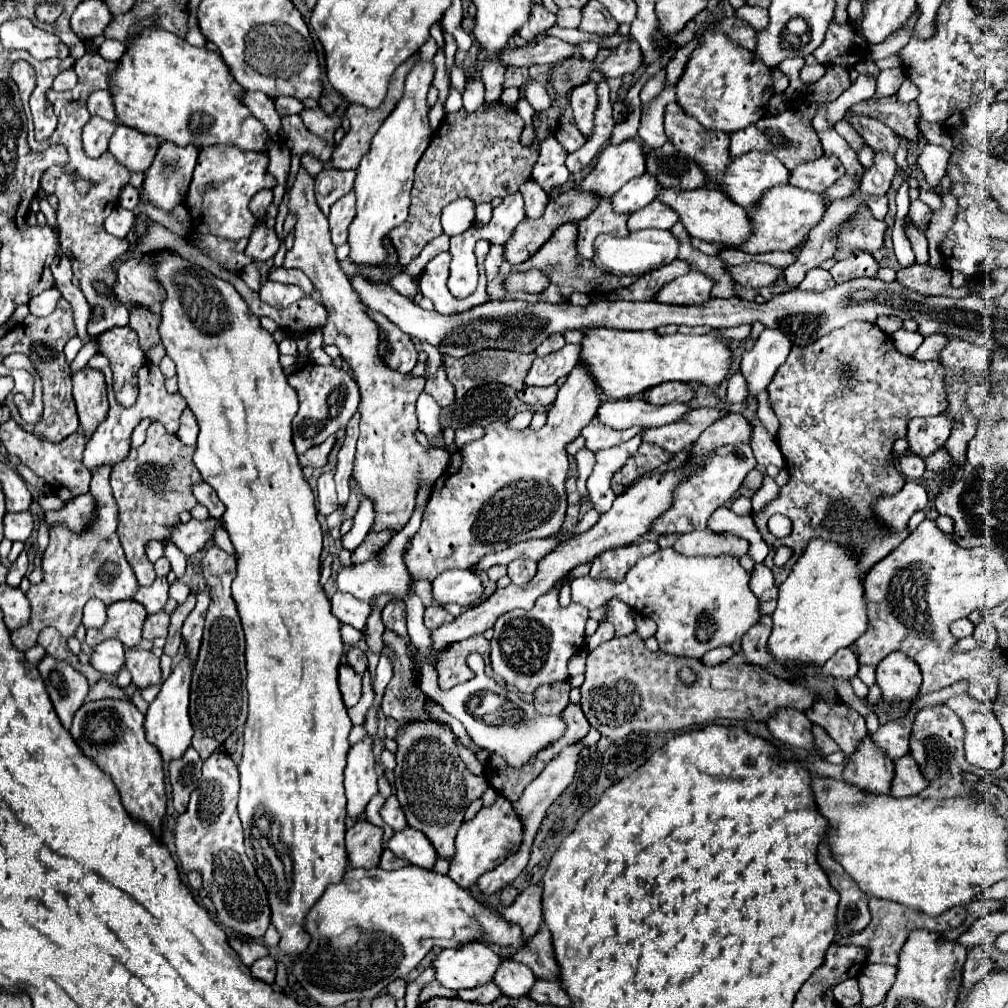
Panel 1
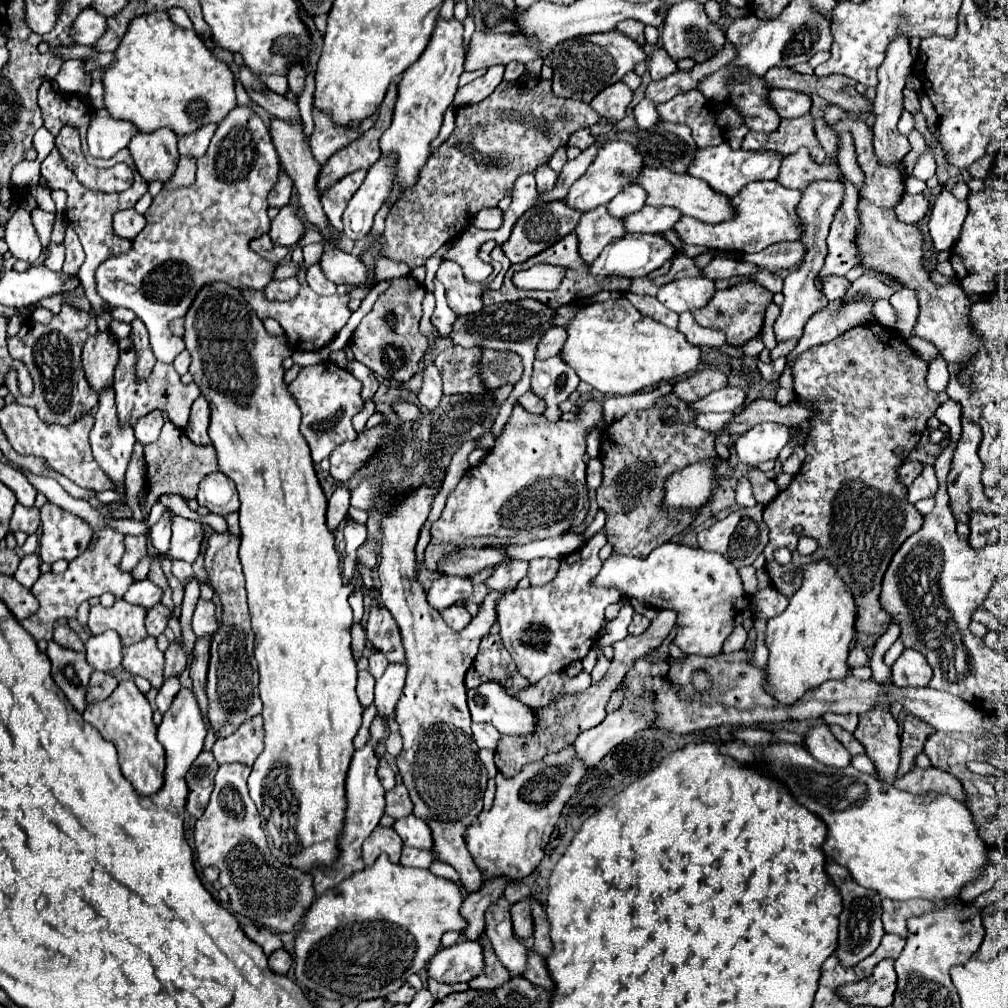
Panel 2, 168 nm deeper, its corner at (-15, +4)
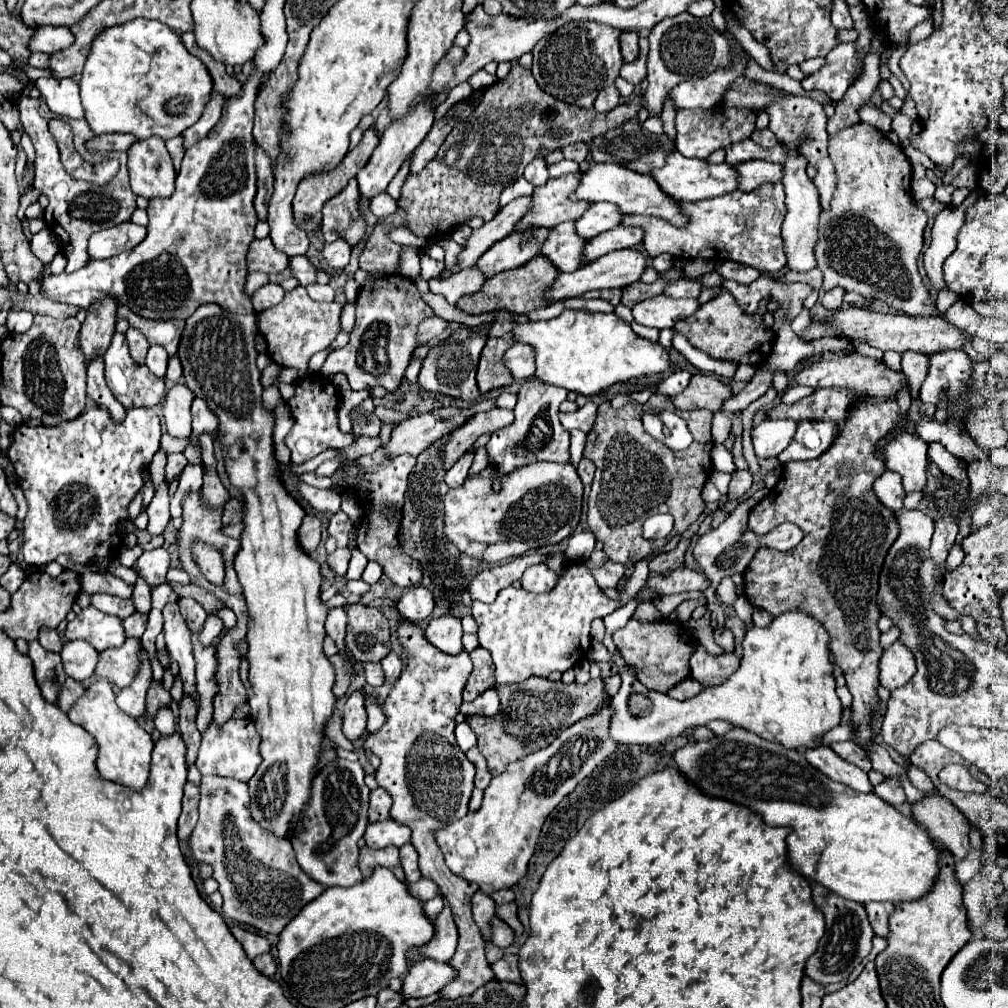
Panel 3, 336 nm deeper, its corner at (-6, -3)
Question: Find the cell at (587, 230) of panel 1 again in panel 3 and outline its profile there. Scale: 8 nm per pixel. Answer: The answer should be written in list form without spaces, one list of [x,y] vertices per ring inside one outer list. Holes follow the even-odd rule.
[[[566,221],[550,229],[546,243],[540,249],[540,255],[550,259],[554,267],[562,273],[572,273],[580,267],[580,255],[586,245],[586,239],[578,239],[574,223]]]

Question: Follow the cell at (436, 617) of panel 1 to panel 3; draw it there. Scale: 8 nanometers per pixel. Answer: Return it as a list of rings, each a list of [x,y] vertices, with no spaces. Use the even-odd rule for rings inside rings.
[[[444,615],[432,619],[424,631],[428,643],[446,655],[458,655],[462,651],[462,625],[458,619]]]

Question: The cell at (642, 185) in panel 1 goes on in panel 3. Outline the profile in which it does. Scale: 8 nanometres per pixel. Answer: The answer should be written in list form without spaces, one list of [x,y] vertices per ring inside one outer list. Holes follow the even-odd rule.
[[[592,203],[576,221],[576,231],[582,239],[592,239],[620,225],[622,213],[612,203]]]

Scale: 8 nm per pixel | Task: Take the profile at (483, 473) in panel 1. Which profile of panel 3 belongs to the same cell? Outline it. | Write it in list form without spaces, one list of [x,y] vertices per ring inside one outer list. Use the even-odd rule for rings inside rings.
[[[530,463],[528,467],[516,469],[510,475],[502,475],[502,489],[498,493],[492,491],[492,481],[498,479],[498,473],[492,465],[488,465],[480,475],[468,479],[462,487],[450,489],[446,495],[446,517],[444,517],[444,533],[446,537],[466,555],[484,561],[484,563],[498,563],[510,557],[524,555],[530,549],[540,549],[546,545],[560,543],[562,539],[570,537],[580,521],[582,511],[582,481],[576,473],[574,465],[562,463]]]

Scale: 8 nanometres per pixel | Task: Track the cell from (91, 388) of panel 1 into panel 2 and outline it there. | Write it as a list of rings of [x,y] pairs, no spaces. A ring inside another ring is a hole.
[[[109,330],[97,332],[83,344],[83,370],[87,374],[87,382],[97,394],[103,392],[103,388],[111,388],[117,360],[117,342],[111,340]]]

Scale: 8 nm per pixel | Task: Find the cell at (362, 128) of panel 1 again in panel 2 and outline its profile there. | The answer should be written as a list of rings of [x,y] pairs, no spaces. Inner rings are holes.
[[[393,82],[387,90],[387,96],[379,108],[379,118],[373,124],[373,128],[369,128],[361,138],[353,140],[349,146],[341,148],[339,152],[335,152],[327,164],[321,168],[317,186],[319,192],[323,192],[325,188],[329,188],[333,182],[337,182],[339,178],[355,172],[355,170],[369,170],[379,158],[381,158],[381,150],[379,150],[379,138],[381,134],[389,128],[391,124],[391,116],[393,116],[393,108],[395,108],[395,100],[397,100],[397,84]]]

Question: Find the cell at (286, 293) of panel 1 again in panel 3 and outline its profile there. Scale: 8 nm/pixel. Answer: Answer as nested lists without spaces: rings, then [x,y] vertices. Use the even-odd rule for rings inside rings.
[[[268,283],[264,287],[260,287],[254,295],[252,295],[252,305],[254,311],[266,311],[272,305],[278,305],[284,299],[284,291],[278,283]]]

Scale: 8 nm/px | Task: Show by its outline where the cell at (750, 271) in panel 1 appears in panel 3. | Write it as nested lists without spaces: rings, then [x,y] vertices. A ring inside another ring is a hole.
[[[672,281],[672,283],[666,285],[664,295],[670,295],[670,297],[692,297],[692,299],[696,299],[700,295],[700,289],[702,289],[702,285],[696,283],[696,281]]]

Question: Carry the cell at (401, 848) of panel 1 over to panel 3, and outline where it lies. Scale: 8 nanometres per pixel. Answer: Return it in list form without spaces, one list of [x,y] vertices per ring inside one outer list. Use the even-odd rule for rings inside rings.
[[[392,819],[370,823],[364,831],[364,841],[372,849],[382,849],[388,845],[402,847],[402,845],[410,843],[410,829]]]

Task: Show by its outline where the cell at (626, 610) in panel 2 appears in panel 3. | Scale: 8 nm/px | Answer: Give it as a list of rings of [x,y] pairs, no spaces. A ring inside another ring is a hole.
[[[590,559],[586,561],[586,569],[594,575],[596,583],[604,589],[604,587],[616,587],[618,581],[624,577],[624,573],[628,571],[626,565],[620,563],[612,563],[612,559],[608,559],[608,563],[604,563],[602,567],[594,567],[594,563],[590,563]]]

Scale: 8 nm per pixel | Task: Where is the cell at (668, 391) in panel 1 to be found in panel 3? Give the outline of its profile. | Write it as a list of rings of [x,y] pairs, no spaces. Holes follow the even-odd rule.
[[[696,373],[690,381],[690,387],[686,391],[672,397],[672,403],[680,411],[692,411],[692,409],[708,409],[712,413],[722,409],[722,403],[732,395],[730,385],[722,383],[714,375]]]

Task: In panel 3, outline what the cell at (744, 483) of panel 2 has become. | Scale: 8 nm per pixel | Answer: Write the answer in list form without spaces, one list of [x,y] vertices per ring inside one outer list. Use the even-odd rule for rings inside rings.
[[[714,471],[710,475],[710,481],[716,485],[716,489],[726,497],[726,491],[728,491],[728,483],[730,483],[730,473],[722,473],[722,471]]]

